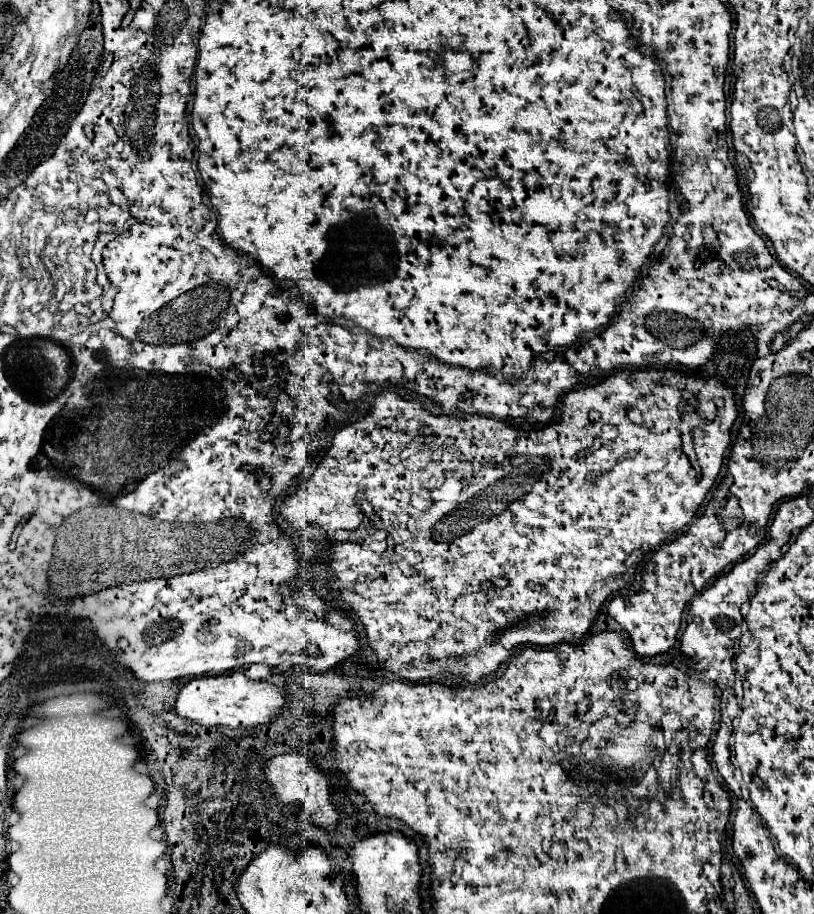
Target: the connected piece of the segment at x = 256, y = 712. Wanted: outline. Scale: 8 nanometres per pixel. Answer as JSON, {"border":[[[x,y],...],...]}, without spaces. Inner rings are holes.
{"border":[[[236,671],[232,675],[208,675],[196,677],[182,685],[176,697],[174,711],[176,715],[192,719],[202,727],[256,727],[266,725],[272,719],[276,719],[278,713],[284,713],[284,693],[270,683],[252,681],[242,671]]]}

